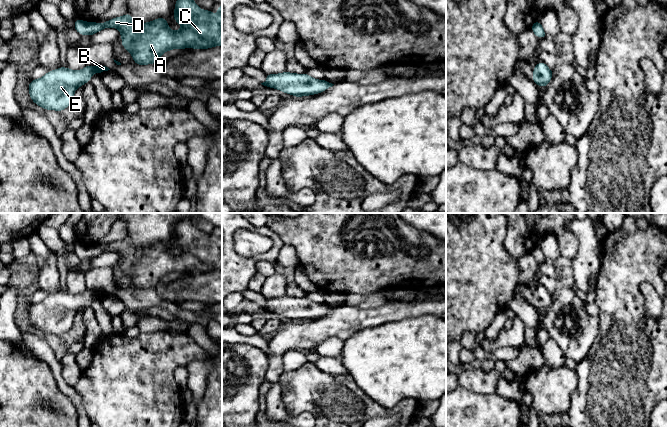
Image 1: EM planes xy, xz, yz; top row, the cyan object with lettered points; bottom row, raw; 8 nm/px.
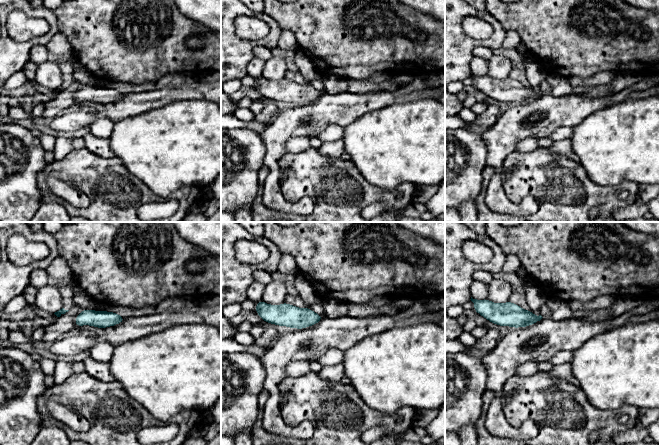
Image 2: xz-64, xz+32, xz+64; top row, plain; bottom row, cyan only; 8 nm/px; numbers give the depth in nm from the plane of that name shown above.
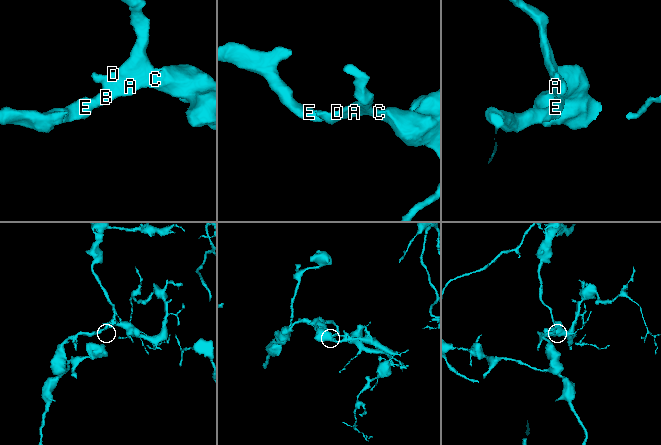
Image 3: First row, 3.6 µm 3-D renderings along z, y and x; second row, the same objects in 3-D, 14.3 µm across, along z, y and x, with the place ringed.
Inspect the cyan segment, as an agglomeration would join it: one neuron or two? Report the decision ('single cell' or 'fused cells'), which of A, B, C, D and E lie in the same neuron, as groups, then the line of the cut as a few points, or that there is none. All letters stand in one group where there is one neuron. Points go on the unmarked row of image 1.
single cell | A B C D E | no cut

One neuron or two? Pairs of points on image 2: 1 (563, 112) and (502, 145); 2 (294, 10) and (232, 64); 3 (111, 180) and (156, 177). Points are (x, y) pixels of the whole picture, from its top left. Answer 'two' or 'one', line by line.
1: one
2: two
3: two

